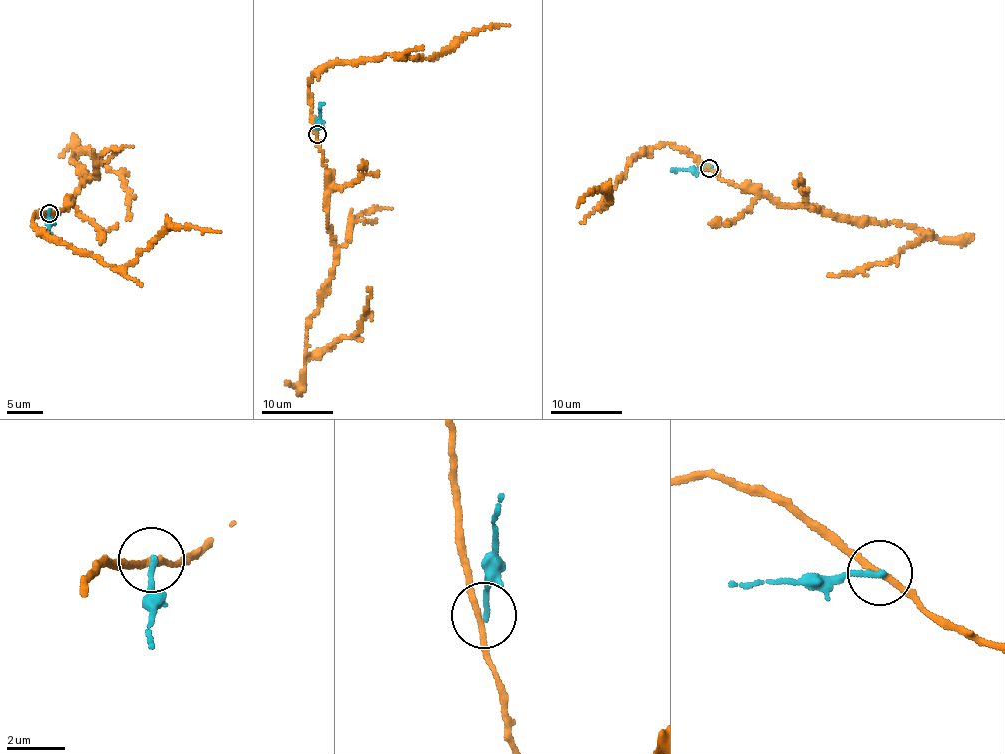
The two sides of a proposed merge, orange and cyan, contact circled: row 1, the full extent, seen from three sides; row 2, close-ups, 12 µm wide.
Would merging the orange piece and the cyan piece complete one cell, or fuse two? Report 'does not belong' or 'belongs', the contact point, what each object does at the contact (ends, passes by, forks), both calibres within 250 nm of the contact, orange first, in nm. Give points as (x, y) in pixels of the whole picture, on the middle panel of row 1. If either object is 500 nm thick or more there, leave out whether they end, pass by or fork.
does not belong | (317, 134) | orange passes by | cyan ends | 200/190 nm

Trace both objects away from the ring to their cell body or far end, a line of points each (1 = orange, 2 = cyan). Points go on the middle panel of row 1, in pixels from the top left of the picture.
1: (316, 134), (322, 149), (335, 258), (319, 311), (307, 325), (306, 358), (357, 332), (368, 303), (366, 289)
2: (318, 134), (322, 103)

